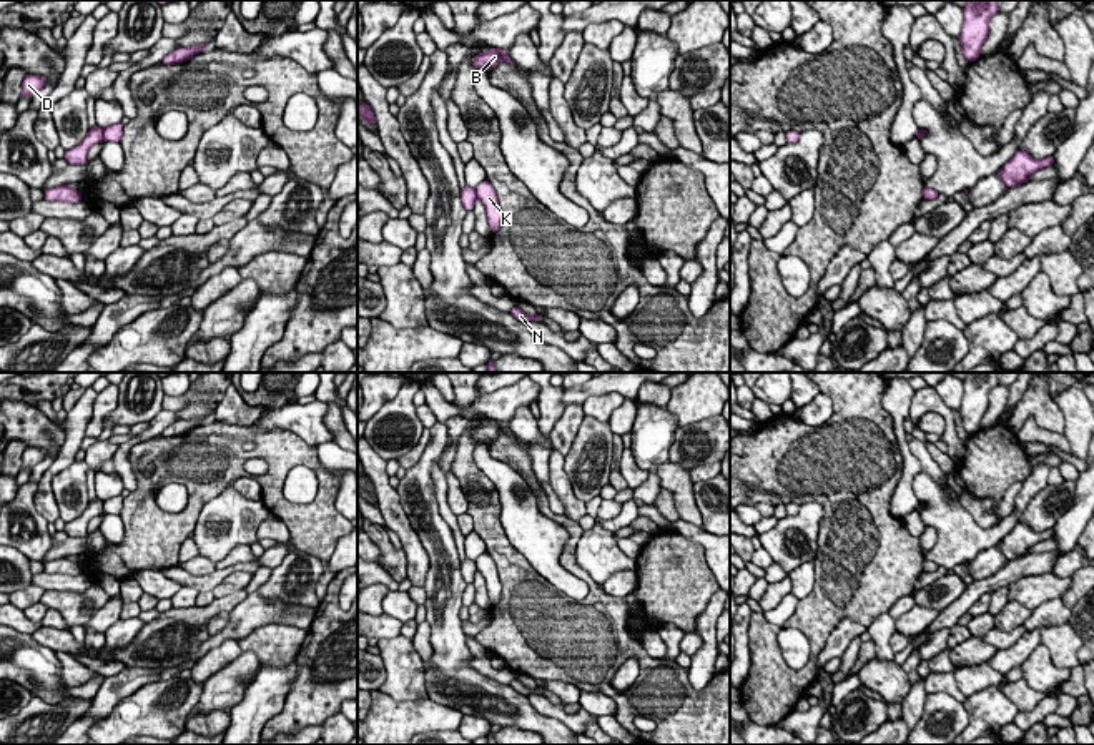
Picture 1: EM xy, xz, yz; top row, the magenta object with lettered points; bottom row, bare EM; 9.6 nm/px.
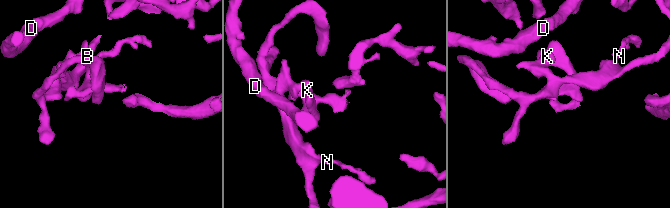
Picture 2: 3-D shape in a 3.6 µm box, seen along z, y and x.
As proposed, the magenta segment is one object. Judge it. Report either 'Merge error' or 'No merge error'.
Merge error

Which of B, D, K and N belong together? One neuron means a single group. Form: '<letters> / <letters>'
B D N / K

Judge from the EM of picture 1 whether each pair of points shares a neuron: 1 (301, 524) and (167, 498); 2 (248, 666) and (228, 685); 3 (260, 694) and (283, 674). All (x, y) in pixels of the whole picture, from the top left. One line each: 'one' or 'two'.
1: two
2: one
3: one

